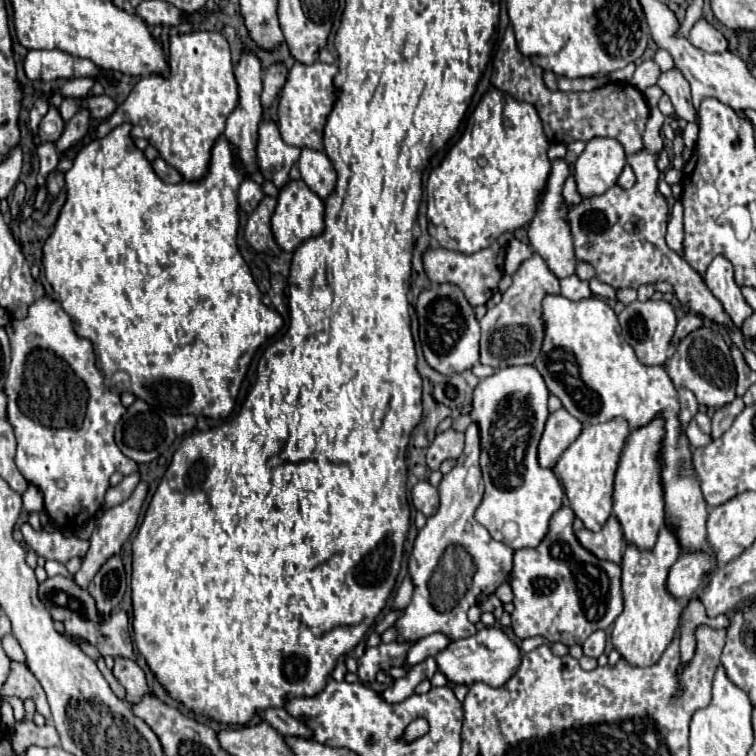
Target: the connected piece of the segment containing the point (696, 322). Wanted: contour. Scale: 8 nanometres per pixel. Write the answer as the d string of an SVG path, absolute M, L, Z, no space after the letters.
M688 313L686 317L682 317L678 321L678 327L676 327L676 335L674 335L674 341L680 341L682 337L686 337L688 333L692 333L694 329L700 329L704 325L704 319L696 313Z

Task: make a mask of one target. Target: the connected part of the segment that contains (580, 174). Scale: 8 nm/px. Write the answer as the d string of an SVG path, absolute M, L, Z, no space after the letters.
M612 137L590 139L576 161L578 193L584 197L604 193L616 183L624 165L626 153L620 141Z

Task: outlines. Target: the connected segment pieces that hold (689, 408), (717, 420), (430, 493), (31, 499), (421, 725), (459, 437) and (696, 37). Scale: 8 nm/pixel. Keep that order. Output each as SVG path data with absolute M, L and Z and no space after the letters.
M678 389L678 397L680 397L680 421L686 425L698 413L698 403L694 393L688 389Z
M736 397L730 405L724 405L720 409L716 409L714 417L712 417L712 439L722 437L722 433L732 425L734 417L744 409L744 401L740 397Z
M420 481L420 483L414 485L414 489L412 489L412 503L426 517L436 513L438 501L440 501L440 497L438 497L438 489L434 485L430 485L428 481Z
M29 484L28 488L22 495L23 509L28 512L38 511L40 512L44 508L44 499L40 490L32 484Z
M414 719L414 721L406 727L406 731L404 731L404 741L416 741L418 737L422 737L422 733L426 733L426 729L428 729L426 721Z
M448 429L448 431L436 435L434 443L428 447L428 453L426 453L428 469L438 471L438 467L444 459L458 457L462 453L462 443L464 443L464 435L456 433L454 429Z
M698 19L694 23L694 27L690 29L690 35L688 35L688 41L694 45L694 47L700 47L708 53L722 53L726 51L728 47L728 41L726 37L708 21L708 19Z

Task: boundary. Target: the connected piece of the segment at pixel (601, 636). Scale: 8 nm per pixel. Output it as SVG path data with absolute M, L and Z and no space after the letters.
M604 631L592 633L582 645L584 655L588 655L588 657L600 657L604 653L604 647L606 647L606 633Z

